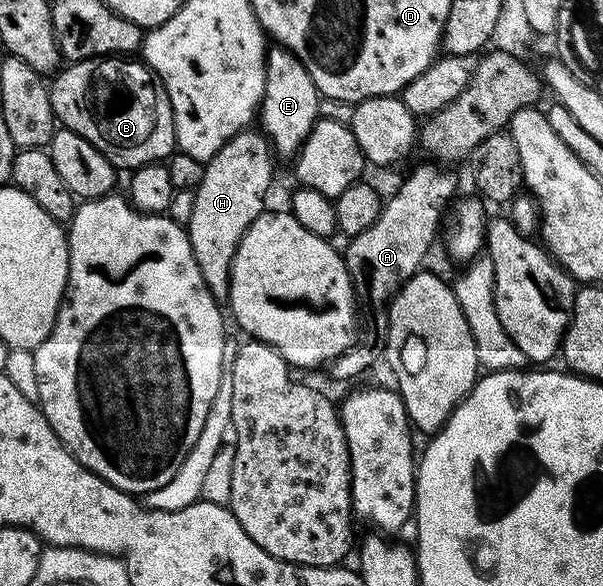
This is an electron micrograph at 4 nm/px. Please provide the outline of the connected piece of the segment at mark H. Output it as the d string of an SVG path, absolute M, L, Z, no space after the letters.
M244 130L229 138L202 169L203 177L193 188L193 214L189 214L187 237L193 258L216 300L226 301L231 285L233 254L249 226L268 207L267 191L275 176L275 160L270 140L262 131Z

